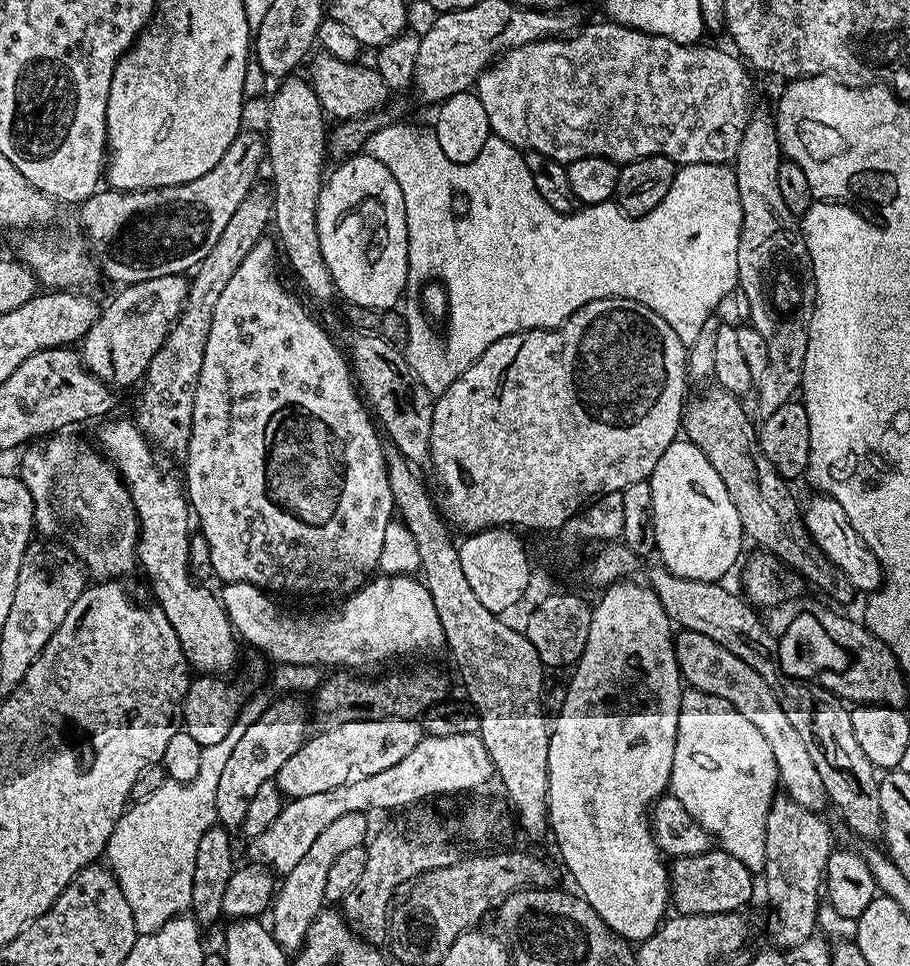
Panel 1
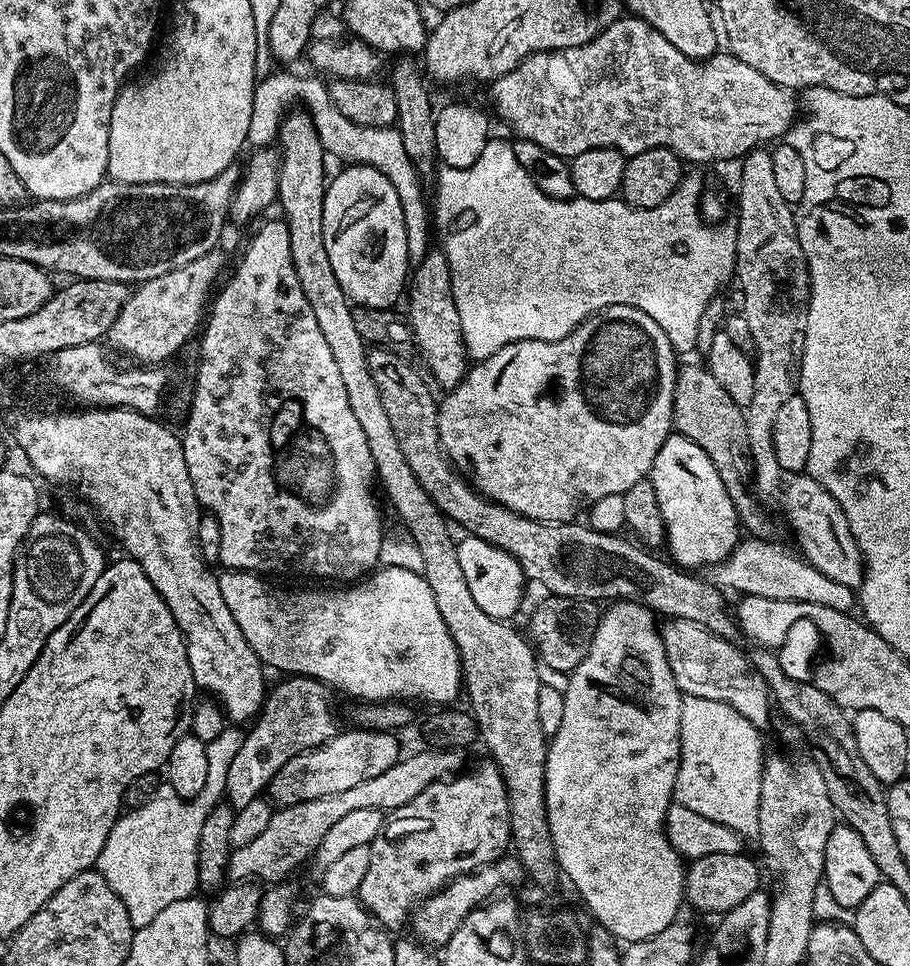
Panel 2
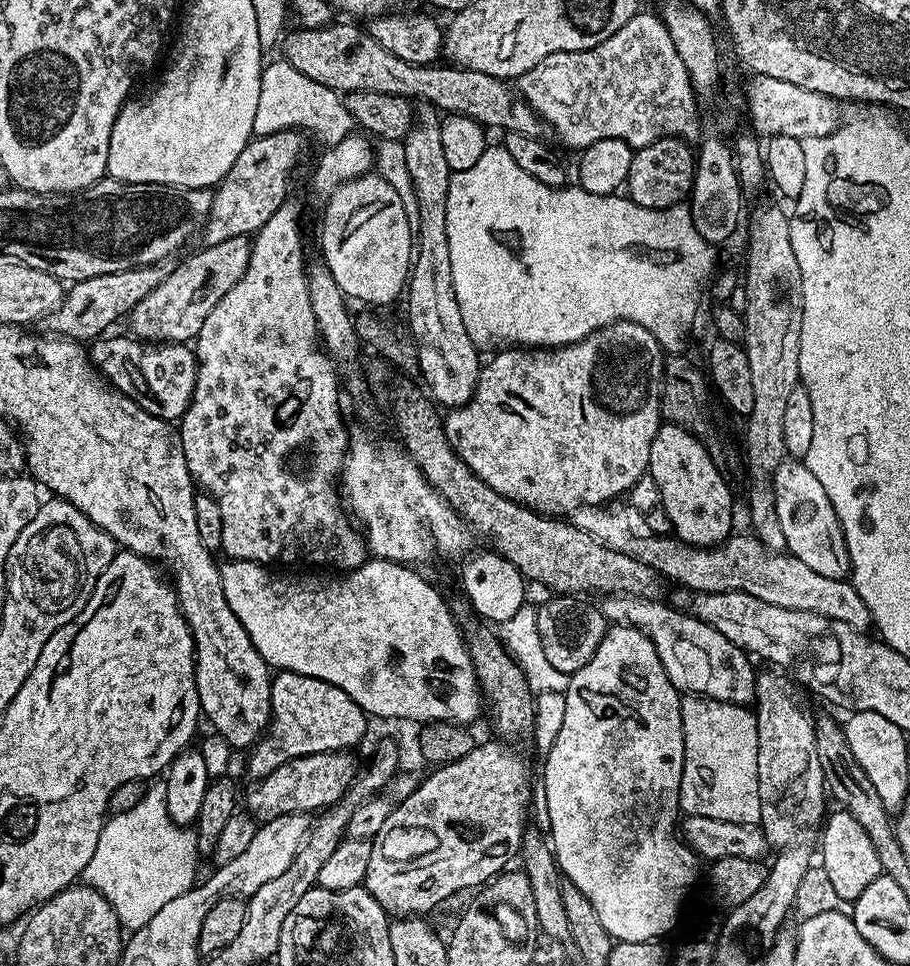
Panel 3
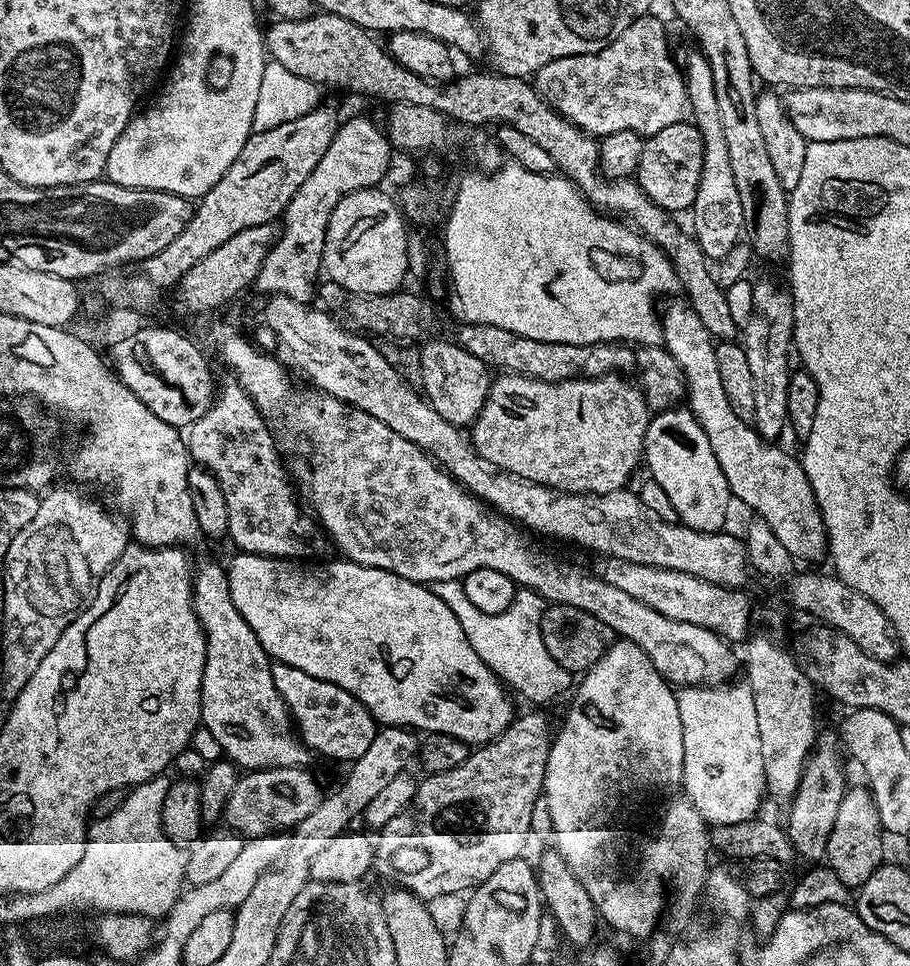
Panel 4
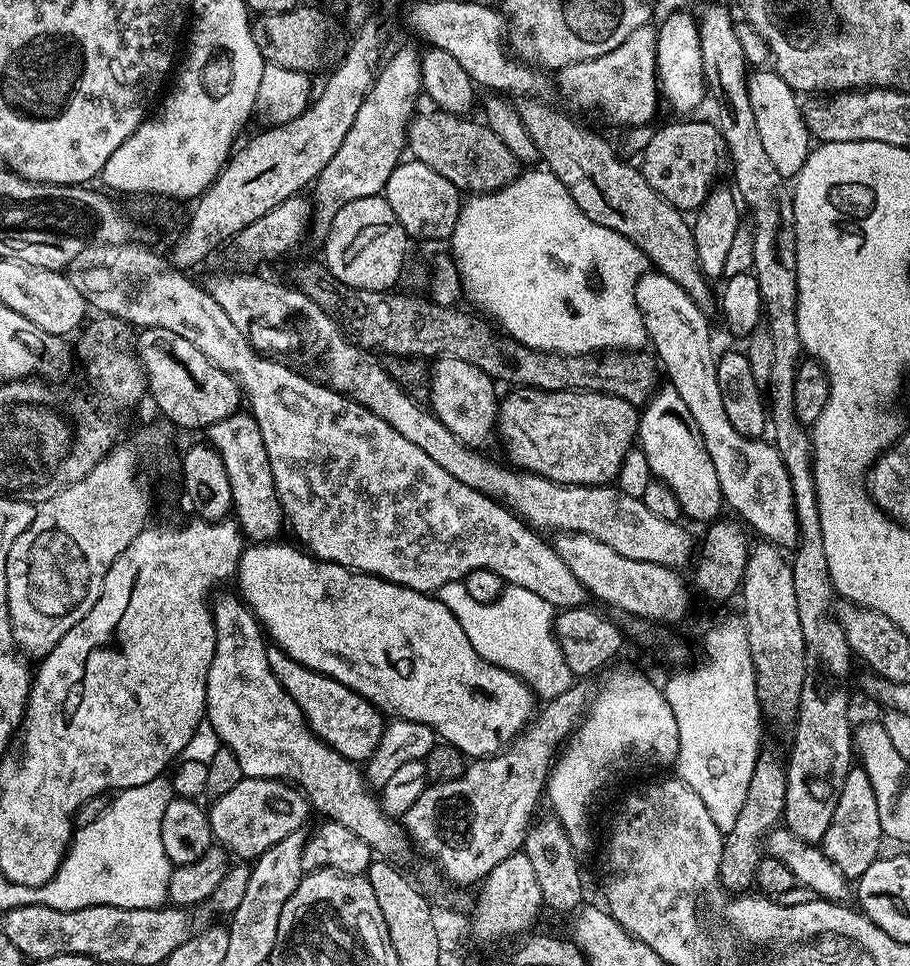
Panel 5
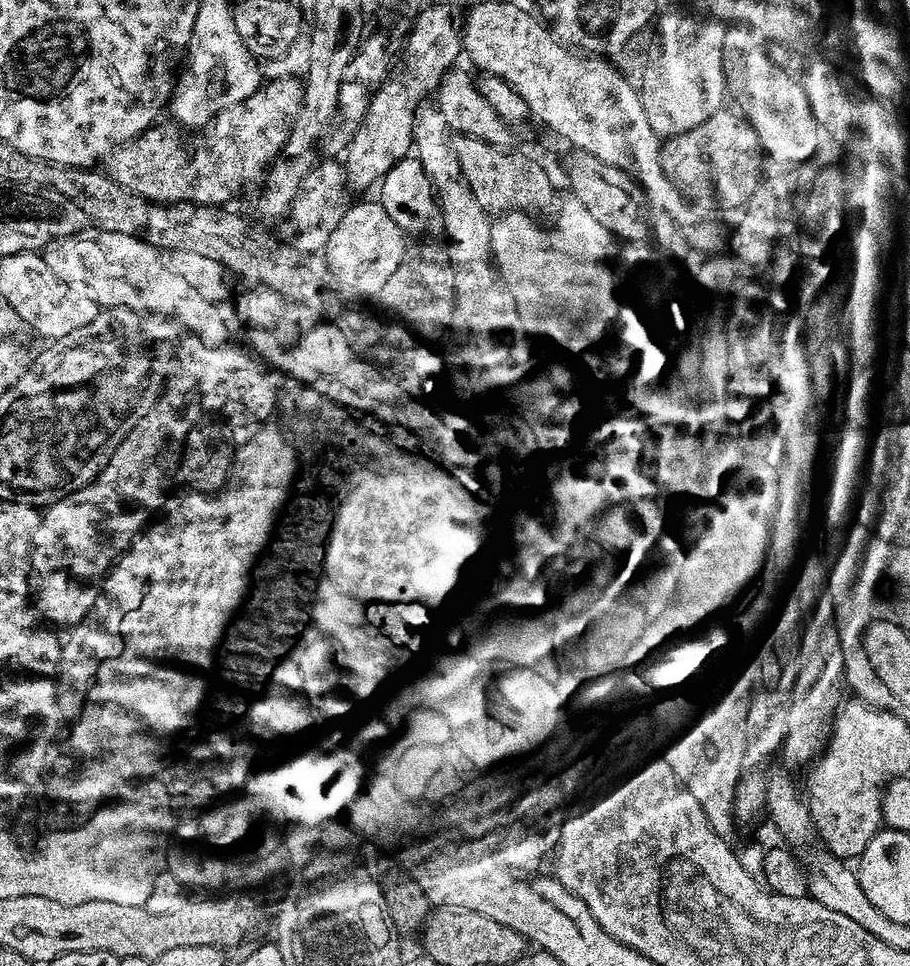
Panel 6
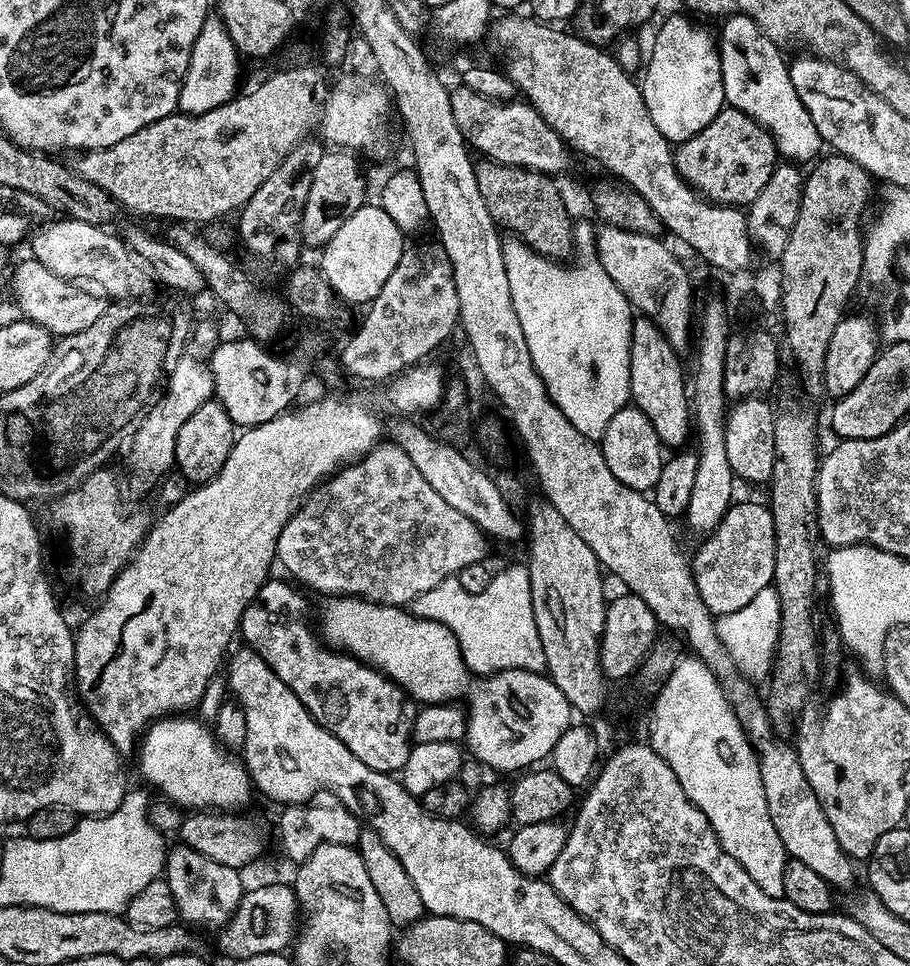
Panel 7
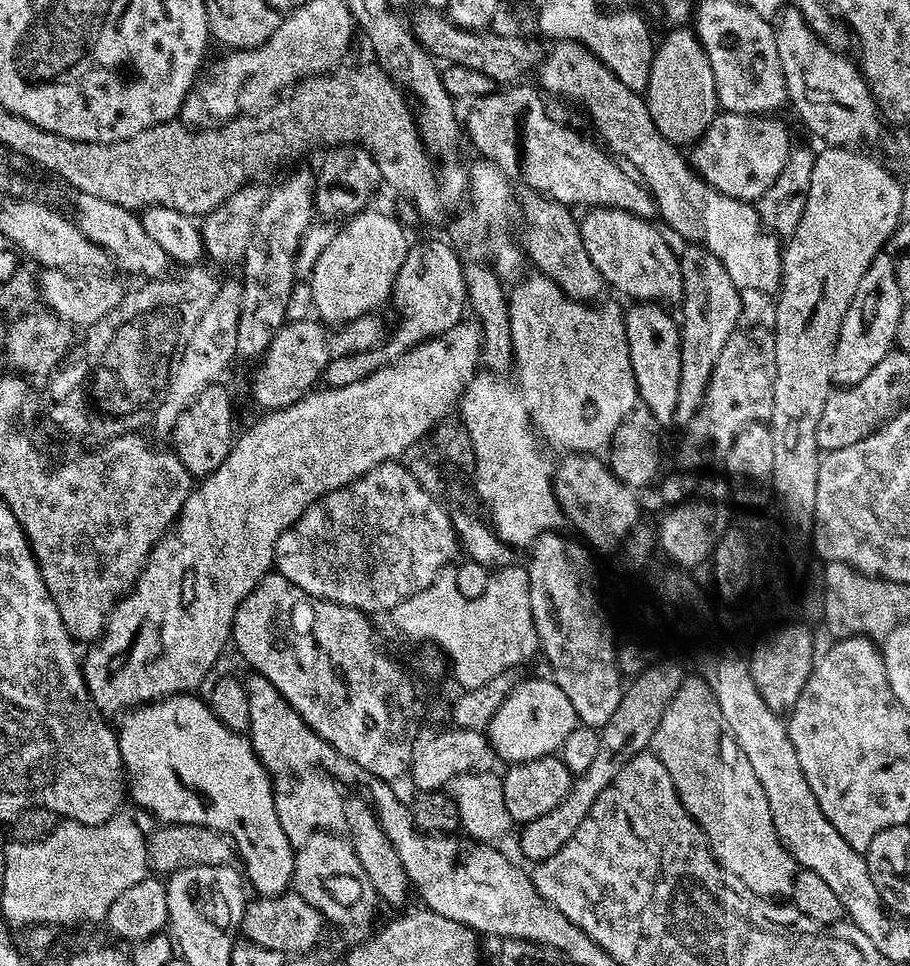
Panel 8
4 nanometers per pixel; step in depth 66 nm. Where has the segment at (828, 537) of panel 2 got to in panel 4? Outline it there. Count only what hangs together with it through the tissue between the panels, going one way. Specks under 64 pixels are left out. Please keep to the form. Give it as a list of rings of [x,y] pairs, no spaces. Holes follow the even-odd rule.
[[[681,302],[670,305],[665,312],[663,309],[662,344],[684,372],[684,380],[688,383],[686,406],[702,426],[706,438],[710,438],[710,450],[714,450],[722,474],[726,474],[733,497],[753,508],[756,511],[753,513],[766,521],[777,535],[778,542],[782,542],[797,561],[825,559],[828,532],[803,463],[776,448],[780,446],[775,443],[763,440],[749,421],[734,414],[718,374],[717,341],[712,339],[710,330],[702,326],[702,318],[694,314],[691,304]]]

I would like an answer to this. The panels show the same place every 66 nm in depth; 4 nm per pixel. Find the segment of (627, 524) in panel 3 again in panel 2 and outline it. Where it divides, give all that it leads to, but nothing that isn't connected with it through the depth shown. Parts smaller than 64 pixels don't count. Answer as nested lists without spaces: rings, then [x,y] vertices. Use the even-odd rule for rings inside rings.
[[[744,538],[736,545],[721,564],[710,569],[710,579],[717,588],[736,592],[740,596],[774,598],[790,602],[814,602],[818,606],[830,606],[830,610],[852,612],[857,607],[857,593],[834,578],[826,578],[803,556],[795,551],[787,552],[780,544],[774,544],[770,538]],[[729,588],[729,589],[728,589]]]

